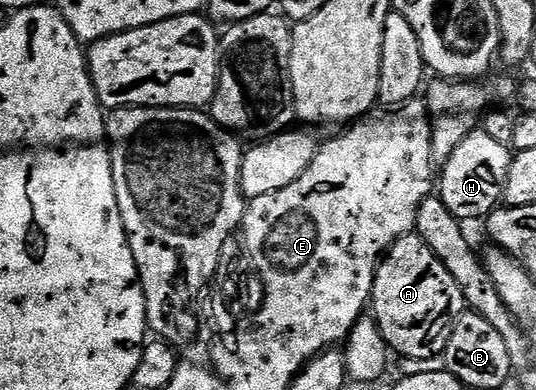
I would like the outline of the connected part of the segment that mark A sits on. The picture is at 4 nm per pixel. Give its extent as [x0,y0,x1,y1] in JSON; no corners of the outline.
[369,234,465,360]

